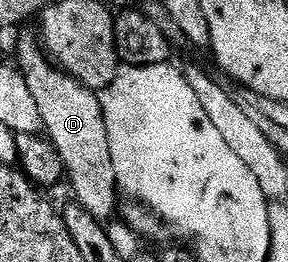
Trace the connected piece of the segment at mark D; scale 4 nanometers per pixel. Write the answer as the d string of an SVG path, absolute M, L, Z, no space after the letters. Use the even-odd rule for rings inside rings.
M30 38L21 40L18 46L18 68L25 76L25 84L31 95L35 97L46 136L57 148L64 164L75 201L99 222L107 221L115 215L118 185L115 169L112 168L101 97L77 78L58 69L49 60L43 47L35 42Z

